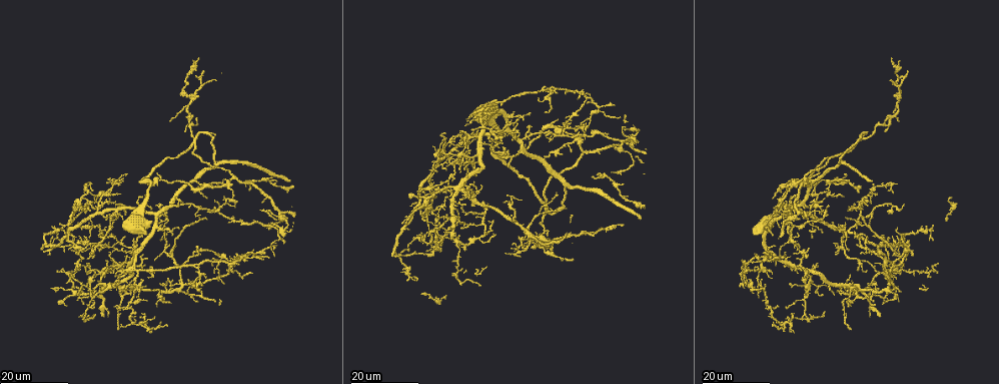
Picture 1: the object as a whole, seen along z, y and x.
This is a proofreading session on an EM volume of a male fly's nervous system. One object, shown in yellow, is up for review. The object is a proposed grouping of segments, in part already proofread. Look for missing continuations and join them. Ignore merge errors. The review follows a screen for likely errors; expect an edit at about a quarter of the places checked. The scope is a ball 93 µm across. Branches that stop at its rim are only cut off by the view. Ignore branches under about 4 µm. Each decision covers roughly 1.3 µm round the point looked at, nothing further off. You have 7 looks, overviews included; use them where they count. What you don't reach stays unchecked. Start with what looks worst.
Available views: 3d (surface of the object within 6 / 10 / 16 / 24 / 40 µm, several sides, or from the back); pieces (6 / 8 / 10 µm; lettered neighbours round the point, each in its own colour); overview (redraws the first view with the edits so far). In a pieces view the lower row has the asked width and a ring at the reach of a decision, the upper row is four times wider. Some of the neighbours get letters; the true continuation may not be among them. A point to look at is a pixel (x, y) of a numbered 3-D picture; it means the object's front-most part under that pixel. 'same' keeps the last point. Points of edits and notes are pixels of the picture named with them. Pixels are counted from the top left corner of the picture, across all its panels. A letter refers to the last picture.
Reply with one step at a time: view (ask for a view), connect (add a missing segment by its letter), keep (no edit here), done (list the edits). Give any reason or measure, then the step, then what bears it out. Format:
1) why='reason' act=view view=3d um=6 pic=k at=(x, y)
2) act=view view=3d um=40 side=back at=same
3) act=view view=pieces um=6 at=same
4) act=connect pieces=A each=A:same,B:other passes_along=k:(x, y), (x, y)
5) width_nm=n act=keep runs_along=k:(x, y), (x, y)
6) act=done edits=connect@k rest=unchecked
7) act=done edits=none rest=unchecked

why='an open end' act=view view=3d um=16 pic=1 at=(271, 222)

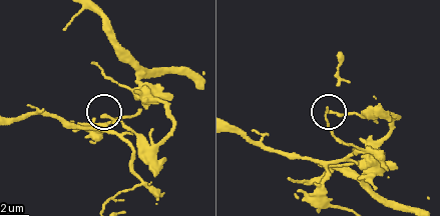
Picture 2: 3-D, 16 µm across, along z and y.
act=view view=pieces um=8 pic=2 at=(104, 116)

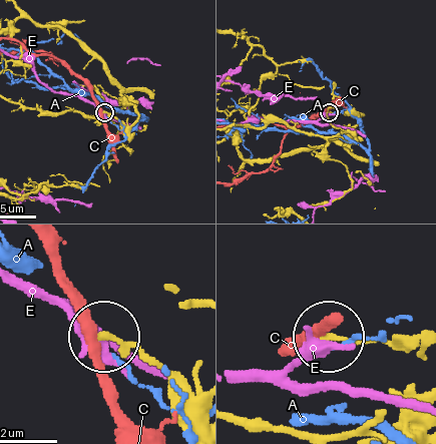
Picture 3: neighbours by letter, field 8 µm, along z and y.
act=keep each=A:other,C:other,E:other runs_along=3:(409, 340), (333, 335) found='none of them fits'

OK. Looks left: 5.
why='free end' act=view view=3d um=16 pic=1 at=(819, 173)

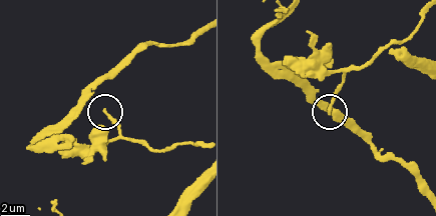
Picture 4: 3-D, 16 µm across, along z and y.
act=view view=pieces um=6 pic=4 at=(102, 110)

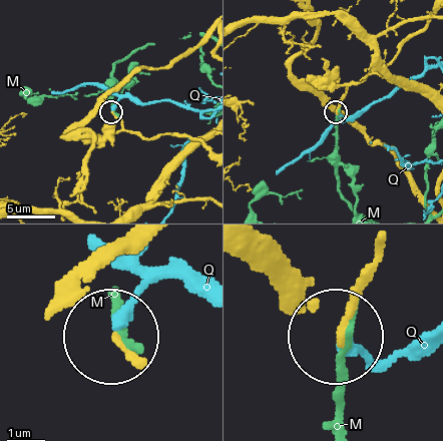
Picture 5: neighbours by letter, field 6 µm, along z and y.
act=keep each=M:other,Q:other found='no lettered segment goes on from it'

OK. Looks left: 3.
why='thin end' act=view view=3d um=24 pic=1 at=(170, 122)

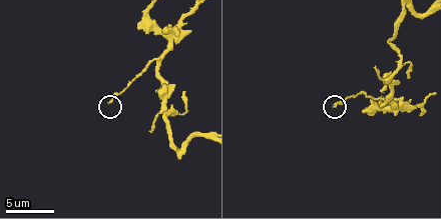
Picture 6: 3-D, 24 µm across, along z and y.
act=view view=pieces um=10 pic=6 at=(333, 104)

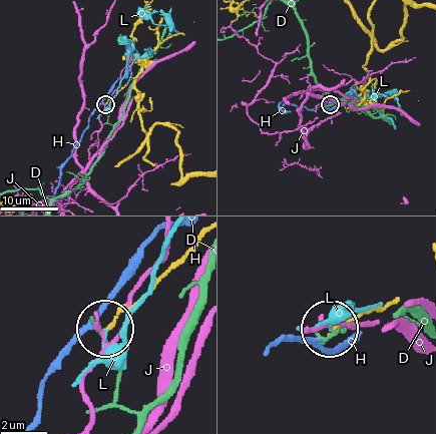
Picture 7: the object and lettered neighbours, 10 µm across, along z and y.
act=keep each=D:other,H:other,J:other,L:other runs_along=7:(389, 303), (334, 328) found='no lettered segment goes on from it'

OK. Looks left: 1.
act=done edits=none rest=unchecked

